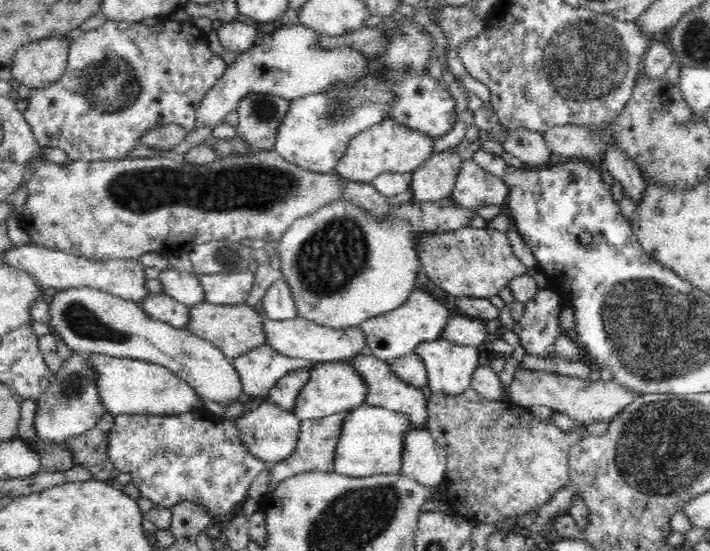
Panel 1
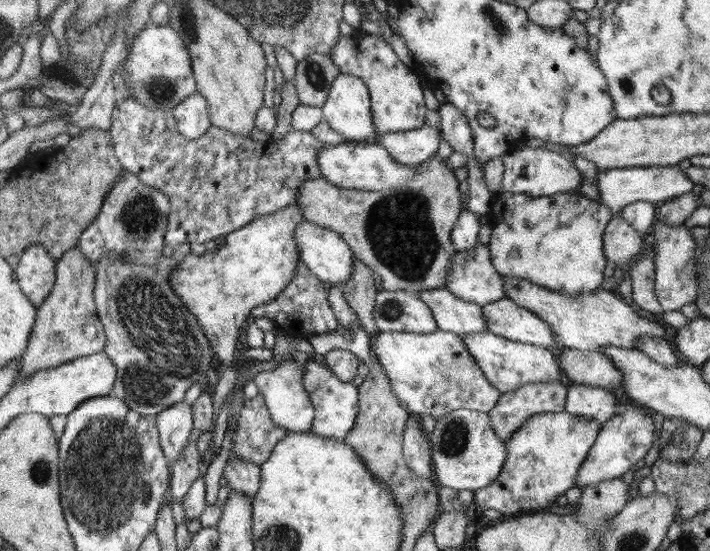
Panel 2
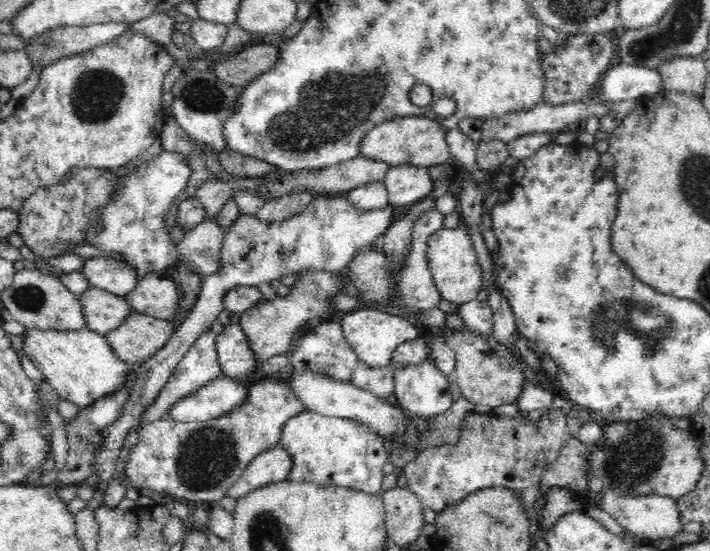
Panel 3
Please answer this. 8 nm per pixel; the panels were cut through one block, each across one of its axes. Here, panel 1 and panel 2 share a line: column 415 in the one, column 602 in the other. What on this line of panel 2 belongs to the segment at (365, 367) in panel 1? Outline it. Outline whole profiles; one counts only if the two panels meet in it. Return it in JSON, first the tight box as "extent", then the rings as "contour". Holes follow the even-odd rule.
{"extent":[564,384,619,426],"contour":[[[568,384],[564,411],[586,419],[596,419],[602,426],[614,415],[619,402],[613,390],[583,384]]]}

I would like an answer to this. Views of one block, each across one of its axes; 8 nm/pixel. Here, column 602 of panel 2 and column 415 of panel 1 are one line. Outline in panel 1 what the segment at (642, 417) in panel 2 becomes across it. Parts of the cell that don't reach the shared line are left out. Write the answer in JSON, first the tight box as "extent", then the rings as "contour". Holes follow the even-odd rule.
{"extent":[400,425,447,490],"contour":[[[412,425],[407,430],[403,438],[402,456],[400,474],[434,490],[438,484],[444,484],[447,457],[443,454],[441,446],[435,441],[432,433],[427,428]]]}

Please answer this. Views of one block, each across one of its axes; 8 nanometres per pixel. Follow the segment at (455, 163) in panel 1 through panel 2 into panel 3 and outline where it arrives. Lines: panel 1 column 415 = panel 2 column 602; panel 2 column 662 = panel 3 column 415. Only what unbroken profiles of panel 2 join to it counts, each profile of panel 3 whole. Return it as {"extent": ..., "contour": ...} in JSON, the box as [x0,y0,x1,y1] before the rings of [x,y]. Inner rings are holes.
{"extent":[383,164,434,209],"contour":[[[410,164],[390,167],[383,181],[389,194],[389,204],[398,209],[407,208],[425,199],[432,192],[434,184],[428,167]]]}

